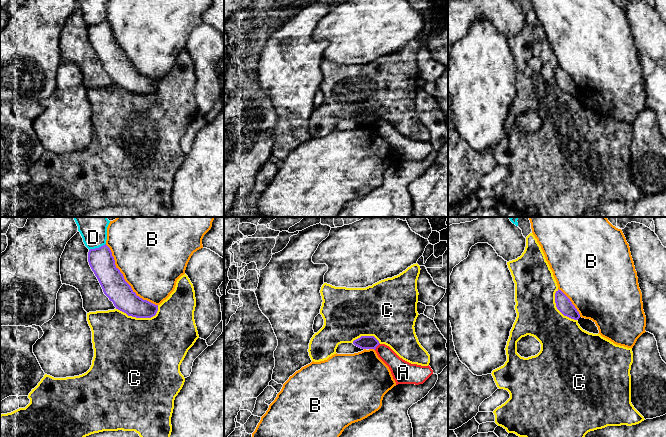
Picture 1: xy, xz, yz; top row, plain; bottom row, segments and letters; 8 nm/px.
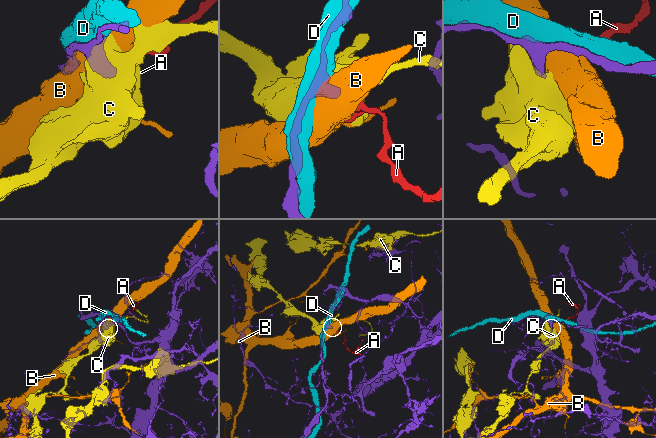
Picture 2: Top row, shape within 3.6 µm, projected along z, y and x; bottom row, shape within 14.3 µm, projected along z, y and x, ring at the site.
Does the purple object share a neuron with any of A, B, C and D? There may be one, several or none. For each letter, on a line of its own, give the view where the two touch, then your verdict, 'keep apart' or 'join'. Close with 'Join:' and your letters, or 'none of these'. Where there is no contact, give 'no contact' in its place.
A: contact in xz; keep apart
B: contact in xy; keep apart
C: contact in xy; keep apart
D: contact in xy; keep apart
Join: none of these

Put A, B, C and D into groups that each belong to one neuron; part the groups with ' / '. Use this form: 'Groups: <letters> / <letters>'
Groups: A / B / C / D

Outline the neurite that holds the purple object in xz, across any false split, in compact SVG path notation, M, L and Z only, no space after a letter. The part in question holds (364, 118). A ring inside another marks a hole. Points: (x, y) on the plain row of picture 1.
M361 112L353 117L353 120L361 125L376 125L380 120L374 112Z

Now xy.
M106 20L90 25L88 38L104 70L113 78L116 85L136 94L151 94L156 91L158 81L136 71L116 43L112 28Z

